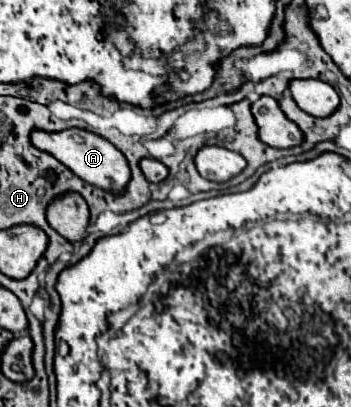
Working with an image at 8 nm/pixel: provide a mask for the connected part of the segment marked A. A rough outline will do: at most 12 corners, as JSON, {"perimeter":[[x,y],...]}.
{"perimeter":[[34,130],[30,136],[84,182],[126,192],[130,166],[88,130]]}

